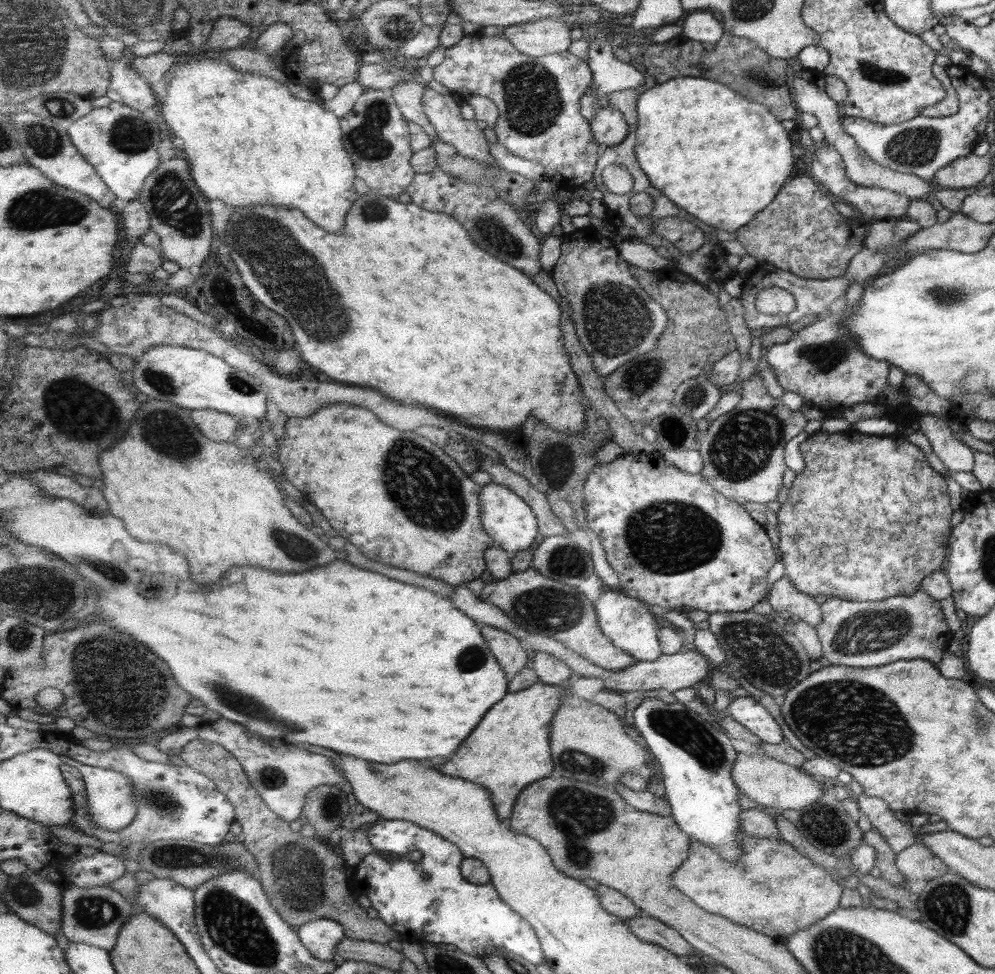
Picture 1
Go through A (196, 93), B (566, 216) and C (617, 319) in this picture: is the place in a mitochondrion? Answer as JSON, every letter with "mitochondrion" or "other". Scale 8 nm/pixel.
{"A":"other","B":"other","C":"mitochondrion"}

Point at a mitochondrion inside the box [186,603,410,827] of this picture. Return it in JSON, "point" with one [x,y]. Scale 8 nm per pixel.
{"point":[250,709]}

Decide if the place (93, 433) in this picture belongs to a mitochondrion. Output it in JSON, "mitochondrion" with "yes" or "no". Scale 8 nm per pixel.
{"mitochondrion":"no"}

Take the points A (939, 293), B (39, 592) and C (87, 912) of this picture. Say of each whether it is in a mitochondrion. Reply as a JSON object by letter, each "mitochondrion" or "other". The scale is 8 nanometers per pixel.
{"A":"mitochondrion","B":"mitochondrion","C":"mitochondrion"}

